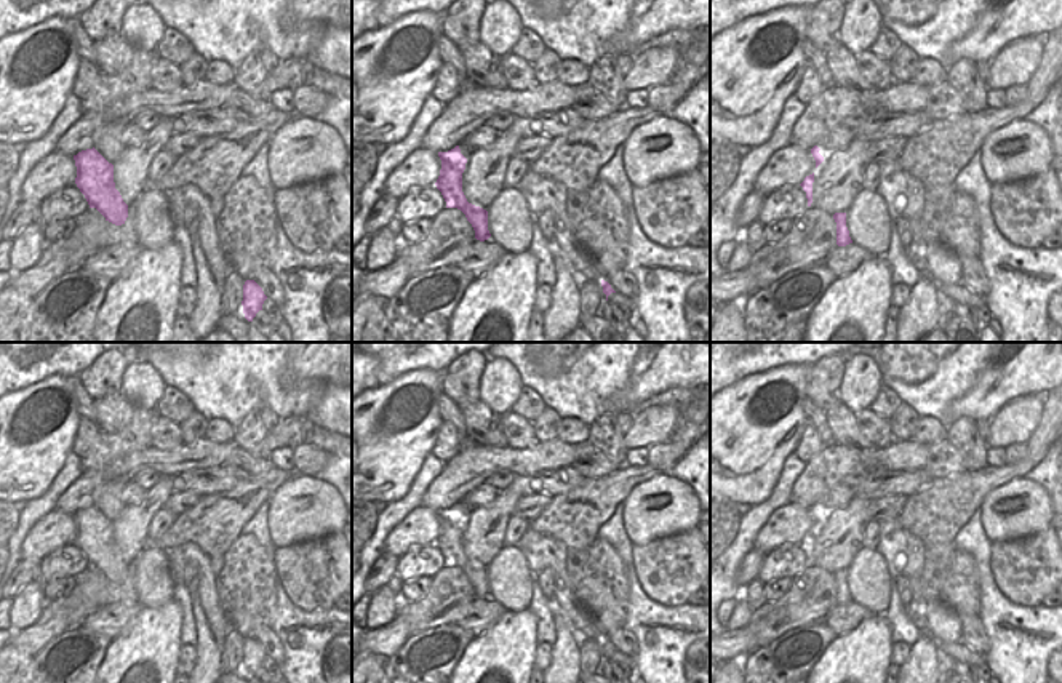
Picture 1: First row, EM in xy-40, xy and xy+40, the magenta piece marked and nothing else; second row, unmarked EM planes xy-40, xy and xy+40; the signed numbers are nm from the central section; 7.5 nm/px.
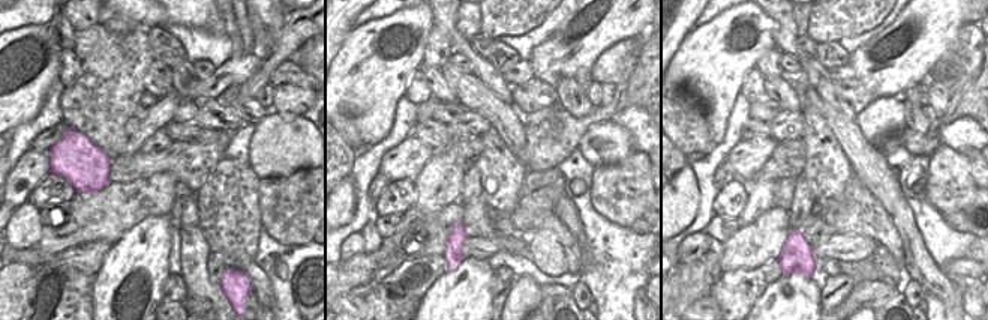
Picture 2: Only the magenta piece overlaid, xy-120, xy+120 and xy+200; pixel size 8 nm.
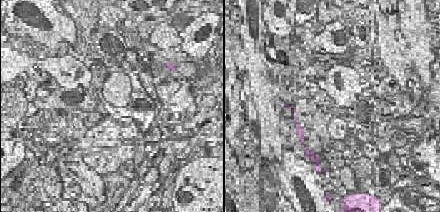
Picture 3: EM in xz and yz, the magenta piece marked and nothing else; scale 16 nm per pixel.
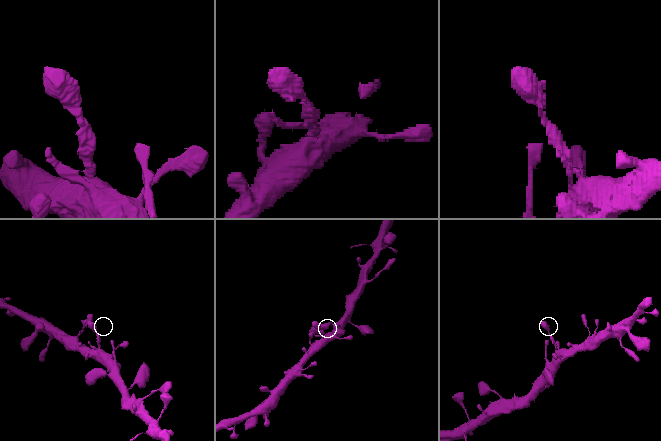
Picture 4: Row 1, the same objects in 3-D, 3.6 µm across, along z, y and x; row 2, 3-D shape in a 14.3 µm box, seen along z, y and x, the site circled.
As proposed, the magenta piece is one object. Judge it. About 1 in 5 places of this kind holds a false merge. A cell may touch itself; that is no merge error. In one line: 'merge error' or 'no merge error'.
no merge error

